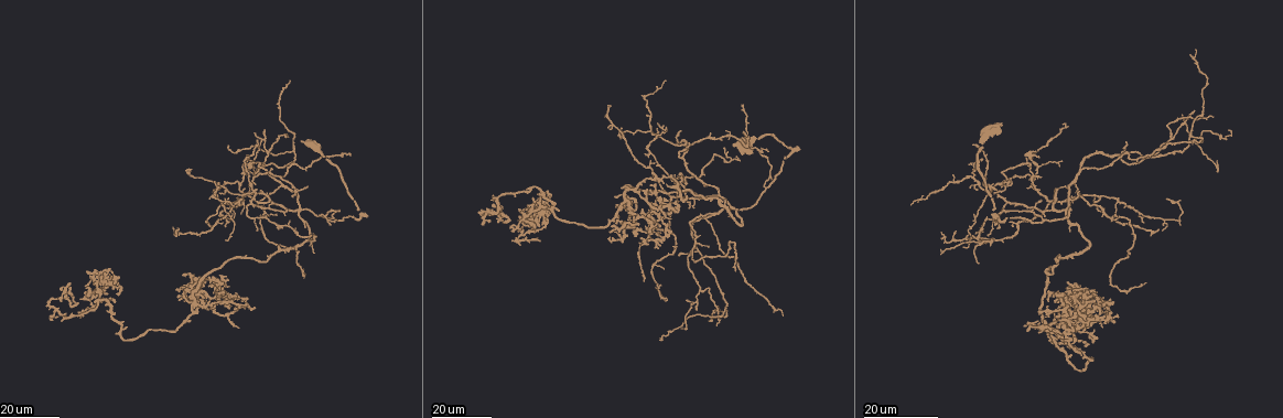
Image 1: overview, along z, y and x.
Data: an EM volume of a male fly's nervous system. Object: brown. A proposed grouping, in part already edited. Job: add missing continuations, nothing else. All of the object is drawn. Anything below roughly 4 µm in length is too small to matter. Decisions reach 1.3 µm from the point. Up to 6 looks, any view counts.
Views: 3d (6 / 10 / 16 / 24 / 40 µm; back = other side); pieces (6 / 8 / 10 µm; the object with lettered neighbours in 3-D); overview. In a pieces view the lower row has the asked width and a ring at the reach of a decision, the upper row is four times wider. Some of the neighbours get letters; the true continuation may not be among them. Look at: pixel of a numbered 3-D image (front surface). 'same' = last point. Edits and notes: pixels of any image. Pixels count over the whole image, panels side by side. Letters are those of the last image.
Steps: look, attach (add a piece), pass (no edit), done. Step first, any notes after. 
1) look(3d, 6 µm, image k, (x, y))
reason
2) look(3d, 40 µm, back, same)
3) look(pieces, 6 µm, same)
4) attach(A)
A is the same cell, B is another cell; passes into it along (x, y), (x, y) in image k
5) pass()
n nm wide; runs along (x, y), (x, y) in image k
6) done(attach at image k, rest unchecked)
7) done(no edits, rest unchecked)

look(3d, 16 µm, image 1, (63, 318))
branch stops here

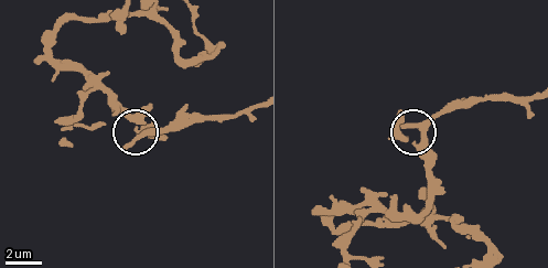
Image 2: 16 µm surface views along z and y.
look(pieces, 10 µm, image 2, (125, 145))

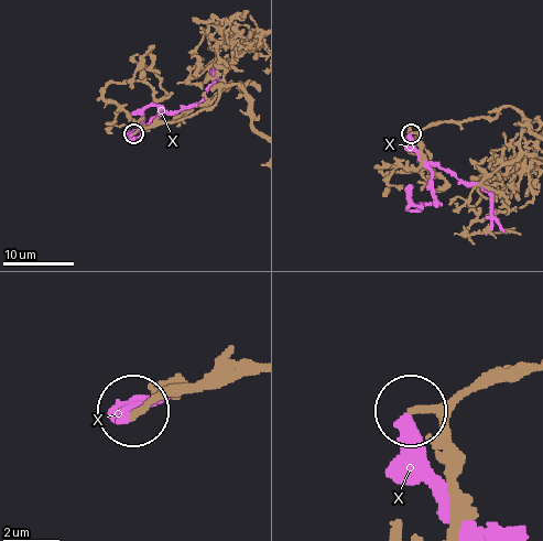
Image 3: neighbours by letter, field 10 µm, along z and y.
pass()
230 nm wide; X is another cell; runs along (229, 85), (223, 87), (212, 106), (134, 132) in image 3; none of them fits

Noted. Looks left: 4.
look(3d, 16 µm, image 1, (1024, 324))
free end

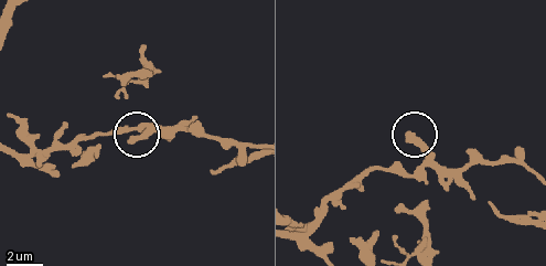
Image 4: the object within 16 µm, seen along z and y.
look(pieces, 6 µm, image 4, (129, 143))
see the neighbours

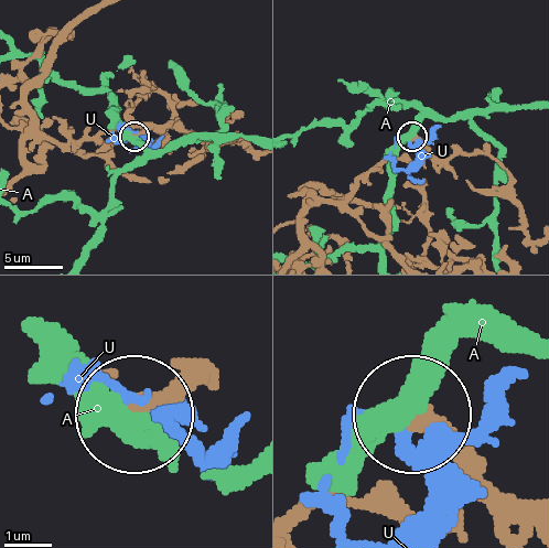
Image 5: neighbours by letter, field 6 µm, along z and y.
pass()
A and U are other cells; no lettered piece goes on from it

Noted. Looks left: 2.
look(3d, 16 µm, image 1, (182, 292))
free end

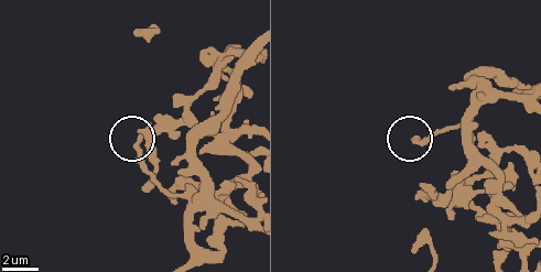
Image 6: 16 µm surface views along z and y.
look(pieces, 6 µm, image 6, (139, 134))
see the neighbours

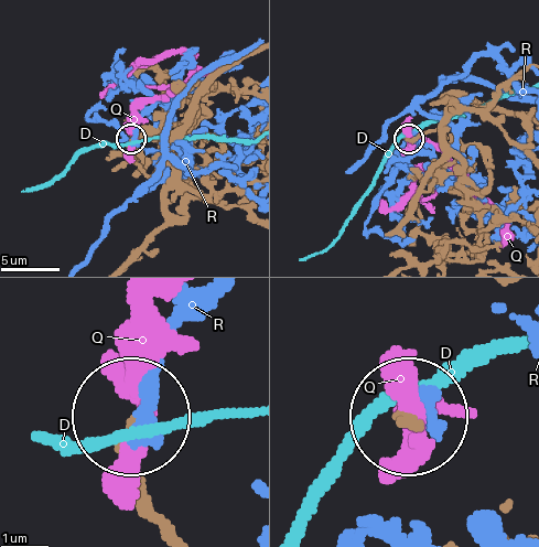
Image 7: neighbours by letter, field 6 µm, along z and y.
pass()
220 nm wide; D, Q and R are other cells; none of them fits

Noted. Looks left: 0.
done(no edits, rest unchecked)

